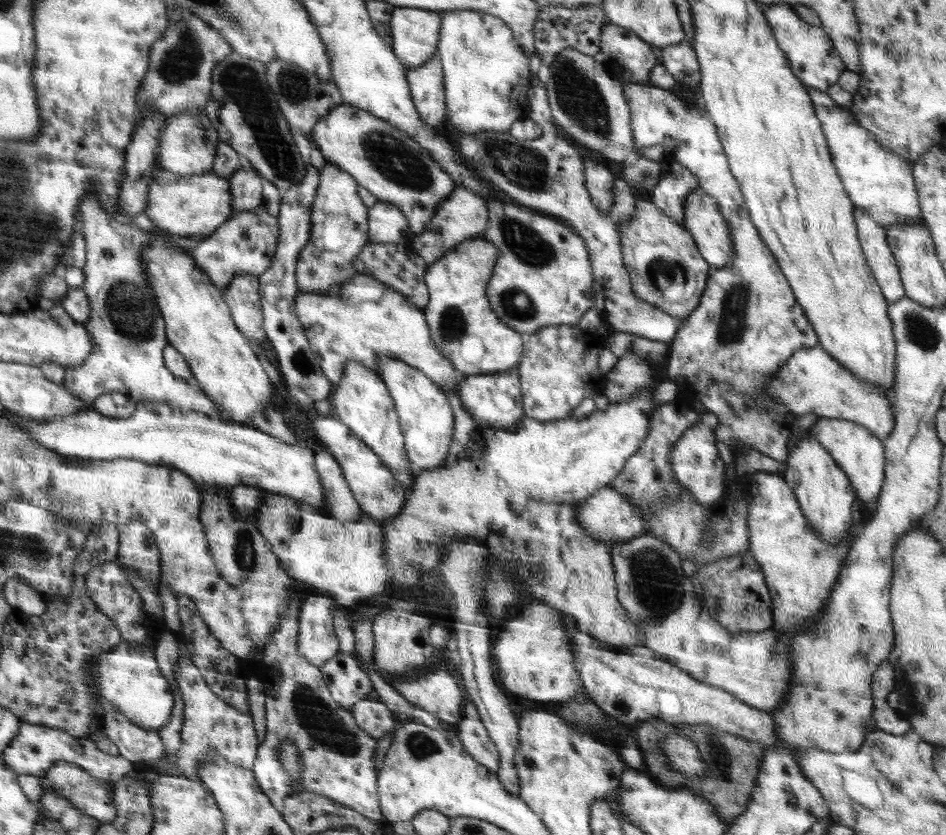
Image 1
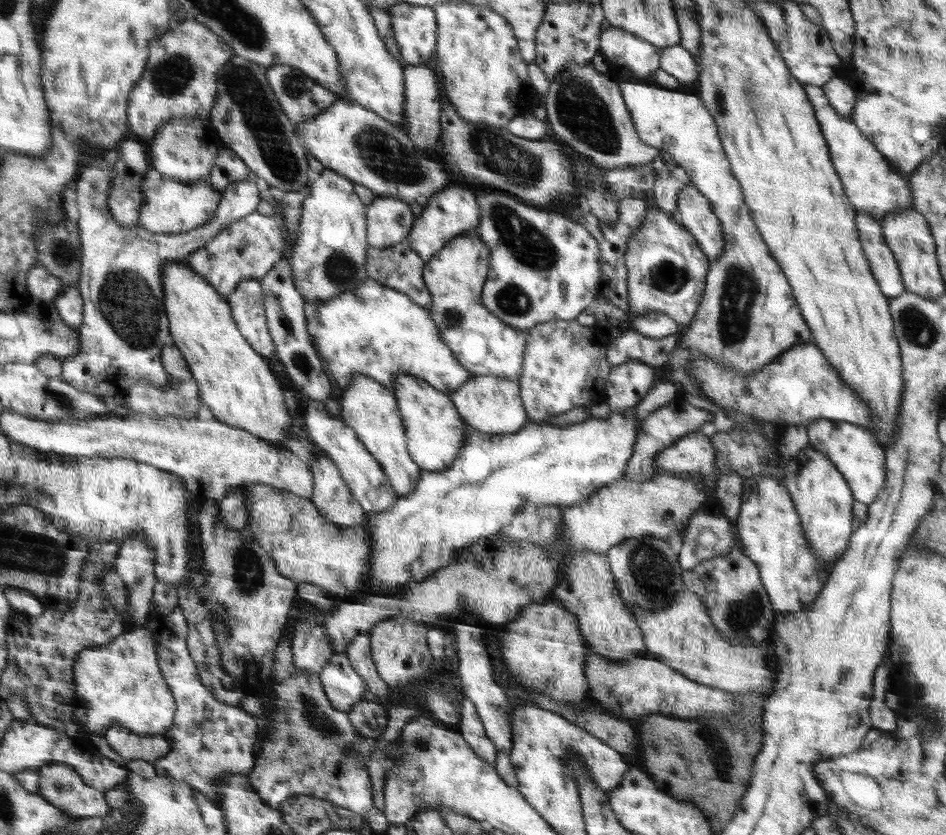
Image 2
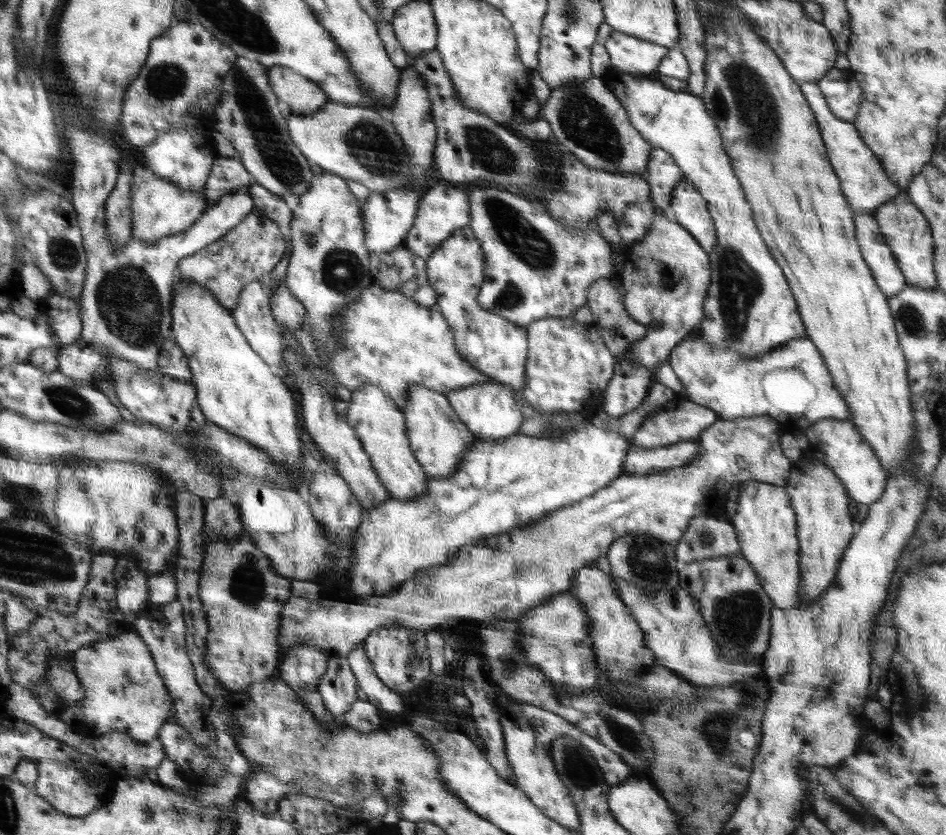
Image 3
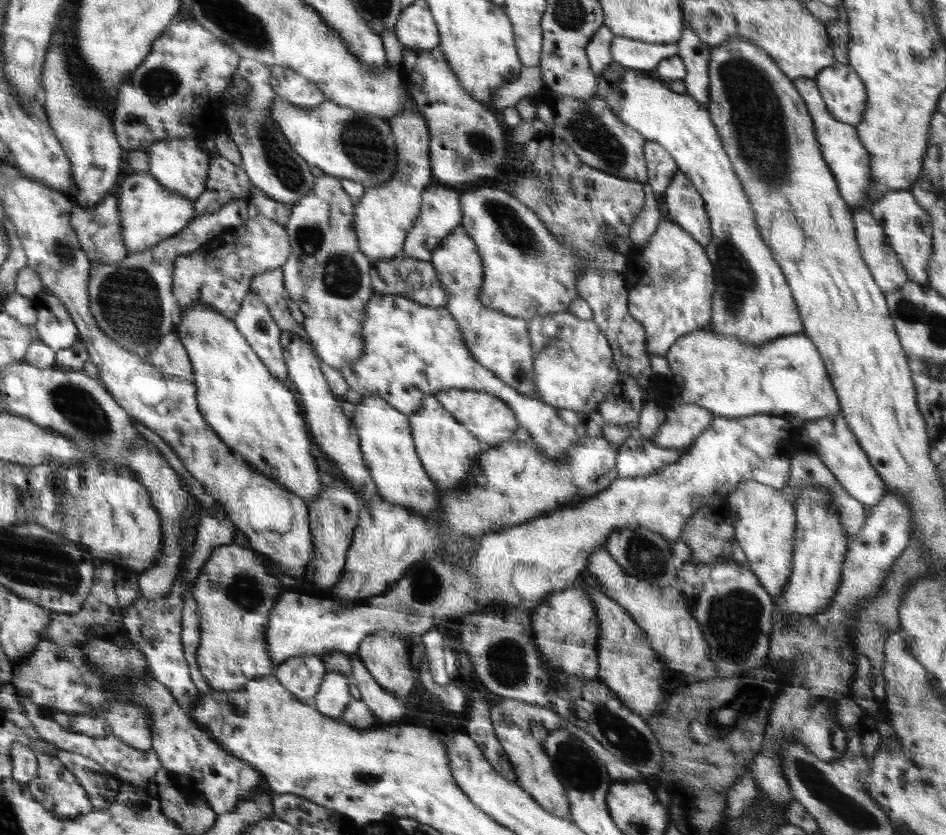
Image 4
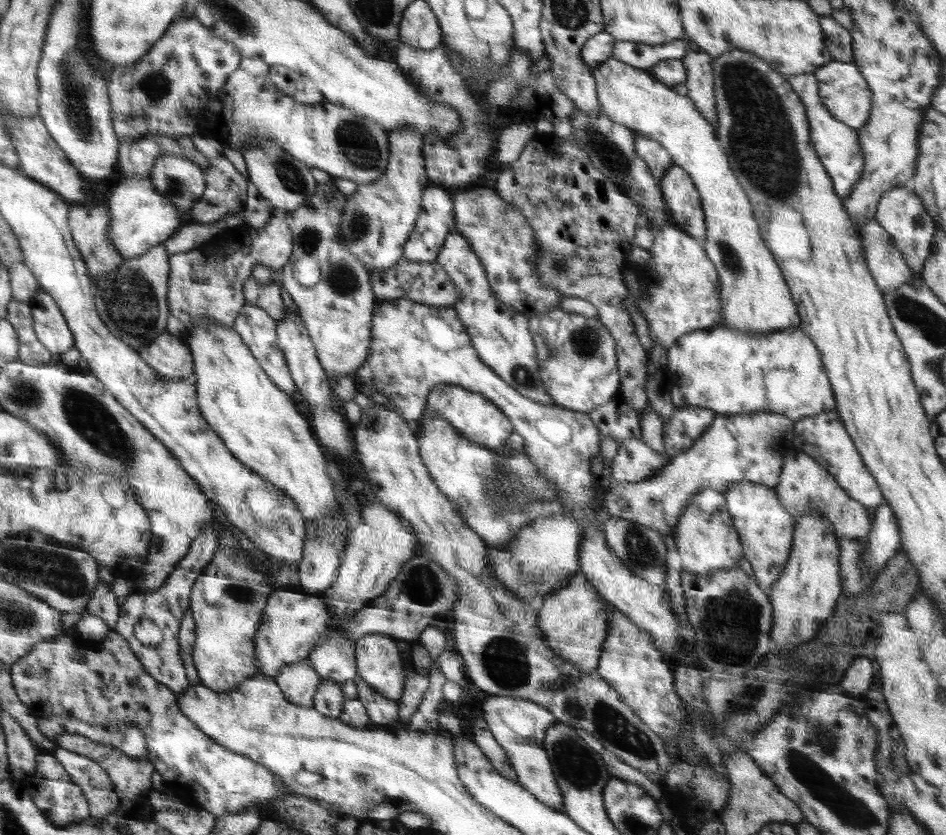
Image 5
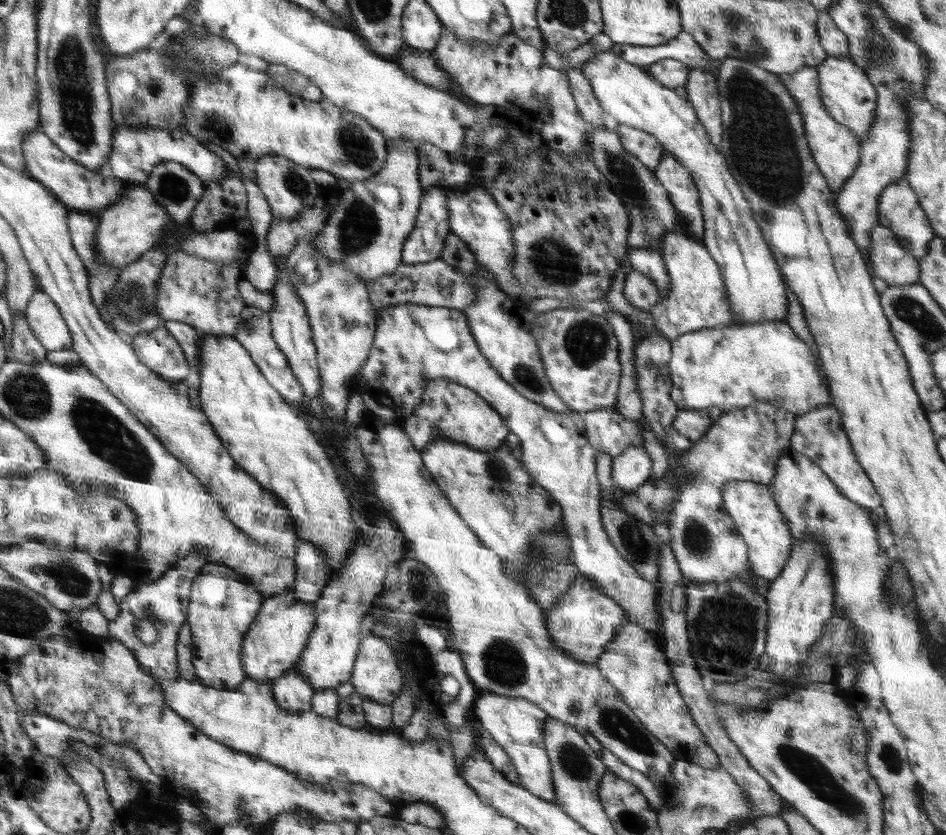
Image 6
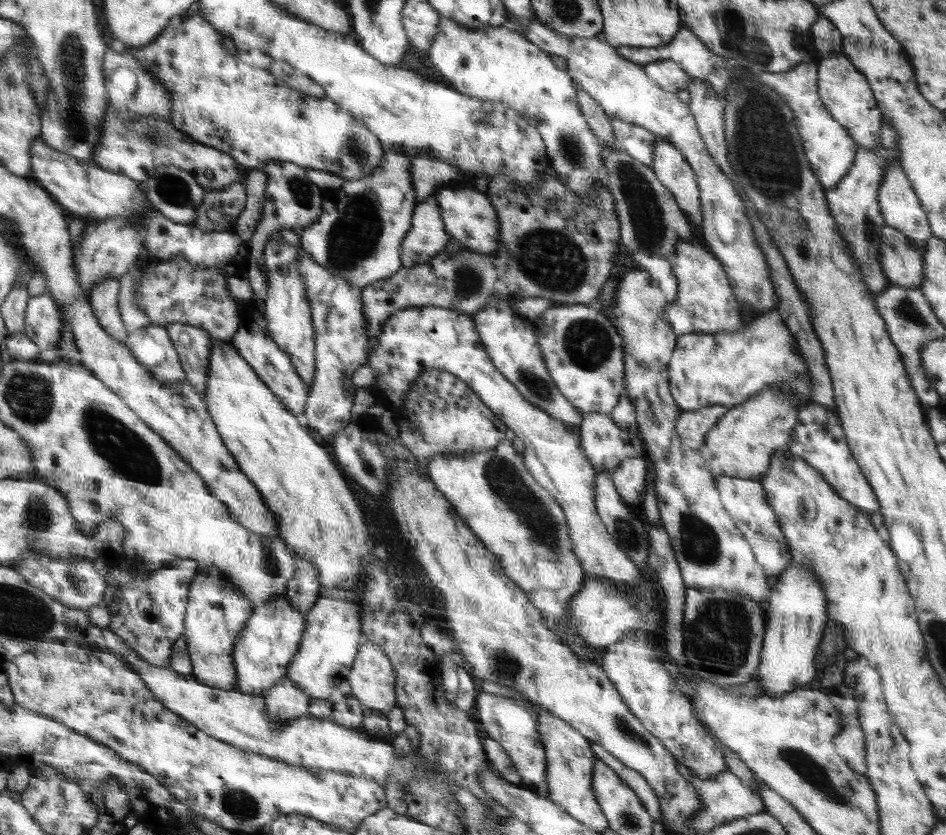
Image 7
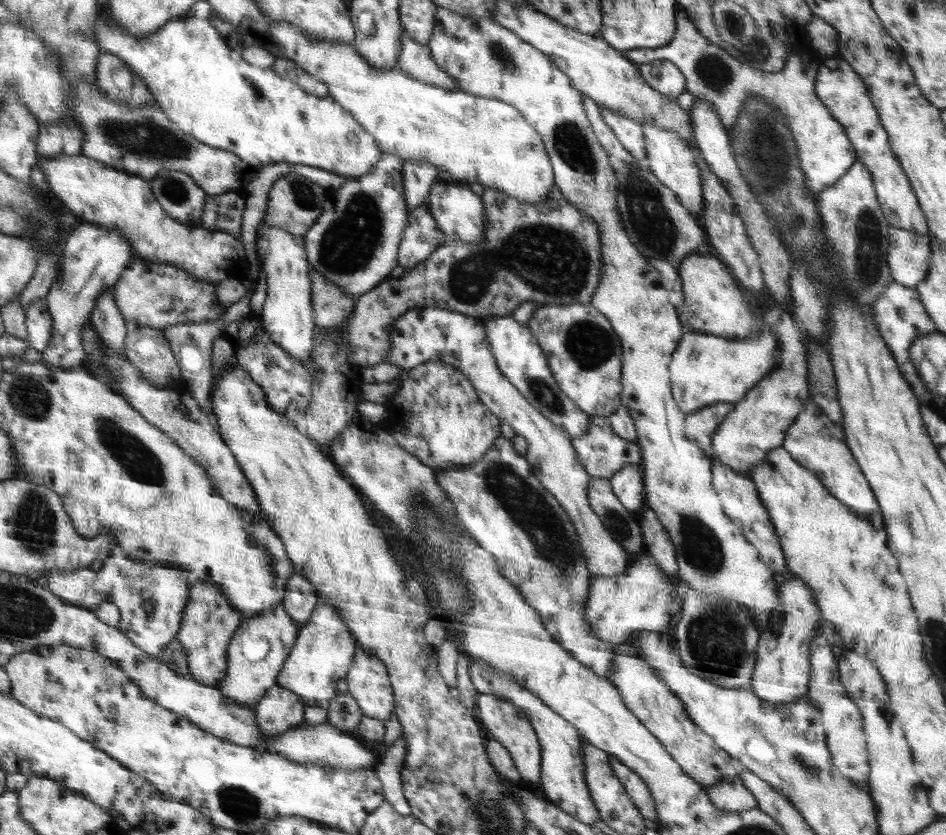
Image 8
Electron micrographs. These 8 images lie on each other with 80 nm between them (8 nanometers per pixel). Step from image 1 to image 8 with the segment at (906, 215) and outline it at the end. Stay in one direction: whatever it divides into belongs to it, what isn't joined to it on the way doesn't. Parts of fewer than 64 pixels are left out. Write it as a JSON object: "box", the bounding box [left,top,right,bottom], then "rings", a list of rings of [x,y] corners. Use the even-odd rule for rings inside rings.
{"box":[626,5,855,193],"rings":[[[677,5],[677,32],[673,41],[665,47],[640,48],[638,52],[626,52],[630,60],[639,64],[669,60],[686,78],[685,90],[694,98],[707,100],[714,105],[724,130],[728,133],[735,125],[743,104],[759,96],[786,117],[786,126],[795,138],[797,155],[804,175],[804,184],[810,192],[819,193],[832,186],[854,164],[855,148],[843,126],[827,110],[815,91],[816,74],[806,74],[804,62],[798,53],[790,53],[780,72],[766,72],[749,67],[729,52],[708,42],[691,21],[689,14]]]}

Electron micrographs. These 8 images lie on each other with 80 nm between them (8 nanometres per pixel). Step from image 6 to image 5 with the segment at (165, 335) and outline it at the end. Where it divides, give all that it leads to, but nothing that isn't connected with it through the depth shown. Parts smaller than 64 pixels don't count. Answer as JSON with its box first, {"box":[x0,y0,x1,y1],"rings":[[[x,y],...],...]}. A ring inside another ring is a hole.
{"box":[137,333,194,379],"rings":[[[160,333],[153,342],[137,349],[140,355],[162,375],[170,379],[189,379],[194,372],[193,355],[180,337]]]}

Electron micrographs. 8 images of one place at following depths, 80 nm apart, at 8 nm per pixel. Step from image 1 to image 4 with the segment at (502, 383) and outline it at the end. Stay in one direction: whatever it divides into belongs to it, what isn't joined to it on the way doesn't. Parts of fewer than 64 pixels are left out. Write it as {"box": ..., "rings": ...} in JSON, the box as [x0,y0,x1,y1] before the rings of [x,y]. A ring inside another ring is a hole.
{"box":[433,389,518,449],"rings":[[[456,389],[440,391],[433,394],[438,402],[458,421],[458,424],[465,425],[470,432],[486,447],[486,449],[494,448],[500,445],[504,440],[512,438],[514,430],[518,428],[517,417],[512,408],[500,400],[498,396],[490,395],[490,393],[482,391],[474,391],[471,389]]]}

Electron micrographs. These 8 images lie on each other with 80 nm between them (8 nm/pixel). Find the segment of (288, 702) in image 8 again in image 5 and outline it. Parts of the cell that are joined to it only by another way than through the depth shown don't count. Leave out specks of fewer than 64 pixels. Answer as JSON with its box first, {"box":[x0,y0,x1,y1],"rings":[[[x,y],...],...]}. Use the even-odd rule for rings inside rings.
{"box":[274,659,321,707],"rings":[[[302,659],[300,662],[289,664],[274,678],[280,685],[286,699],[304,707],[313,706],[314,695],[321,684],[320,676],[312,661]]]}

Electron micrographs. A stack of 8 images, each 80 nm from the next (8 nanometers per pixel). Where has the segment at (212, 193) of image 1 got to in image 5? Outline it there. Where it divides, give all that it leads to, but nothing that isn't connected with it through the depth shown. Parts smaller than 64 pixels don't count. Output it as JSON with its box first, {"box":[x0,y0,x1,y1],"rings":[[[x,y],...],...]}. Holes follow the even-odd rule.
{"box":[105,178,182,260],"rings":[[[121,178],[107,193],[105,200],[109,212],[107,238],[121,250],[125,260],[137,258],[150,248],[165,243],[182,224],[181,208],[177,208],[169,197],[157,192],[156,185],[149,178]]]}

